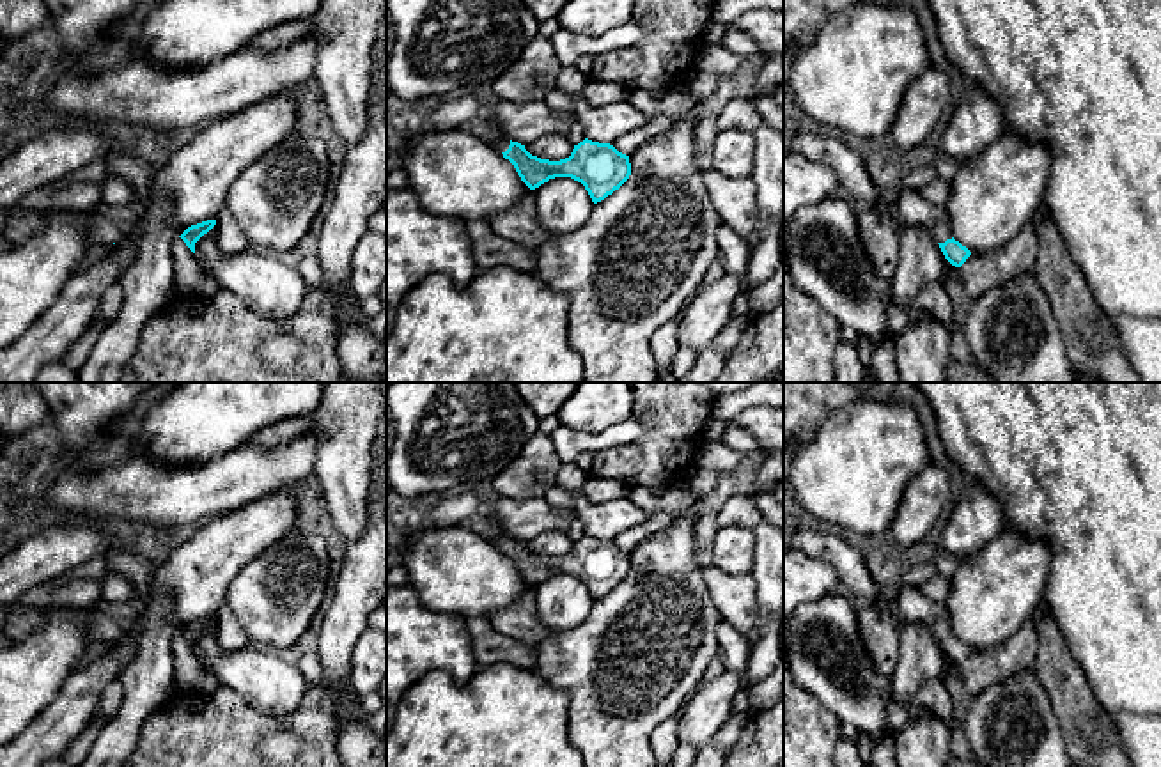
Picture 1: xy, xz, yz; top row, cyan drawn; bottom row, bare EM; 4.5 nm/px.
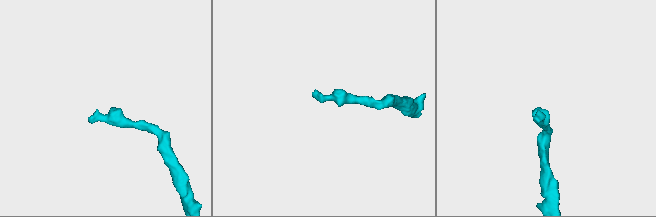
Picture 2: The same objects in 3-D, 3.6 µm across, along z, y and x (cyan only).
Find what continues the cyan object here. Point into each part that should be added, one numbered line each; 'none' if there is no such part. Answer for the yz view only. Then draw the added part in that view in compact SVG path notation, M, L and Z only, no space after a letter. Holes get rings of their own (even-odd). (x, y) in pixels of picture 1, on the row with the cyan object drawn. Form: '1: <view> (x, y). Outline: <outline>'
1: yz (913, 209). Outline: M904 190L895 211L899 223L925 227L936 243L954 237L947 209L923 198L920 191Z

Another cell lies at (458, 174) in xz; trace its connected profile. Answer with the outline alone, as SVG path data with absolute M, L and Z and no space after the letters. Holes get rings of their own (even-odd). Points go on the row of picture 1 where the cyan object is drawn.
M461 129L422 138L402 170L424 209L466 223L509 211L528 190L496 147Z

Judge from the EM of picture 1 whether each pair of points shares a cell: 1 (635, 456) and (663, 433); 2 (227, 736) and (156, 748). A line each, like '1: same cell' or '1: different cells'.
1: same cell
2: same cell

